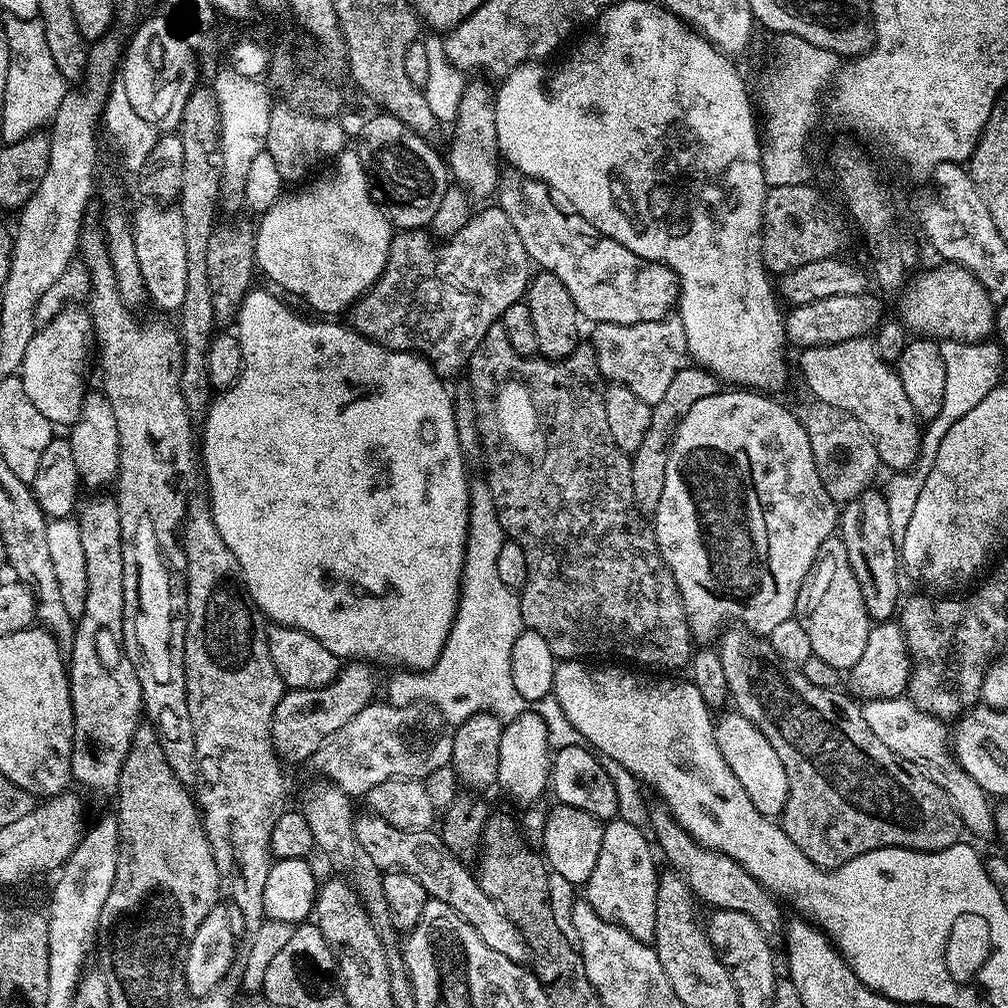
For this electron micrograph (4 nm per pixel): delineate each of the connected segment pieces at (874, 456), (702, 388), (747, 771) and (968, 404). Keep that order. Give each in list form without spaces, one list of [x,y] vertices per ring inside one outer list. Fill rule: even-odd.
[[[812,402],[808,408],[808,416],[803,417],[803,422],[810,438],[814,466],[818,466],[818,478],[822,478],[826,494],[830,494],[830,498],[836,501],[837,505],[846,505],[858,498],[858,494],[873,487],[872,479],[876,476],[876,468],[881,467],[880,459],[872,439],[849,412],[838,410],[838,406]]]
[[[685,366],[674,374],[665,396],[657,404],[652,405],[650,430],[646,430],[646,438],[636,452],[631,453],[632,477],[634,478],[634,502],[644,514],[655,514],[658,502],[662,502],[662,490],[666,487],[666,462],[670,462],[670,450],[676,437],[682,418],[686,418],[690,406],[702,398],[710,398],[710,394],[721,391],[721,381],[713,372],[699,366]]]
[[[735,710],[723,713],[724,717],[715,721],[716,745],[722,750],[726,764],[734,770],[734,778],[742,782],[742,790],[750,797],[750,802],[758,806],[763,816],[769,818],[783,817],[786,798],[790,790],[790,782],[786,778],[786,769],[782,766],[782,758],[778,758],[778,750],[766,742],[766,734],[758,730],[744,716]]]
[[[942,340],[939,341],[942,362],[946,362],[946,394],[942,397],[942,410],[932,420],[927,421],[931,428],[936,428],[940,420],[944,420],[944,428],[950,430],[962,414],[974,410],[990,390],[994,390],[1001,383],[1004,372],[1004,356],[1001,345],[988,340],[978,340],[975,344],[965,340]]]

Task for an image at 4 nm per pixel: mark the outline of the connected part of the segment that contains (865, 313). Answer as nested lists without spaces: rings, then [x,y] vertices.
[[[872,294],[822,298],[818,302],[795,305],[789,312],[792,313],[784,316],[784,335],[789,345],[797,344],[800,350],[868,336],[876,332],[882,321],[880,304]]]

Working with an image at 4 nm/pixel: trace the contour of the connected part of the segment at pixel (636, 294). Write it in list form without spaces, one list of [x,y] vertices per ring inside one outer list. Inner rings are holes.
[[[515,178],[508,185],[505,183],[498,192],[498,207],[504,211],[506,218],[518,230],[518,238],[522,238],[522,246],[526,246],[526,254],[533,265],[543,271],[554,274],[566,290],[570,290],[570,298],[574,298],[574,306],[585,321],[592,320],[596,324],[637,324],[638,322],[654,322],[663,320],[668,312],[677,307],[680,298],[680,279],[664,264],[655,264],[643,260],[634,250],[626,250],[622,242],[614,242],[606,234],[602,234],[586,218],[571,210],[559,208],[557,197],[548,185],[541,180]]]

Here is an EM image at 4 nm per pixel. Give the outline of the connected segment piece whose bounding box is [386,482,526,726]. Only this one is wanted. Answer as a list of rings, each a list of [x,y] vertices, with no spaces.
[[[480,482],[468,494],[468,551],[464,553],[460,604],[456,607],[452,633],[432,668],[393,671],[396,673],[388,680],[387,703],[431,706],[452,726],[476,712],[488,712],[501,722],[509,722],[526,711],[526,702],[514,687],[514,674],[510,674],[514,641],[525,627],[518,592],[506,586],[498,574],[498,554],[505,539],[492,491],[487,483]]]

